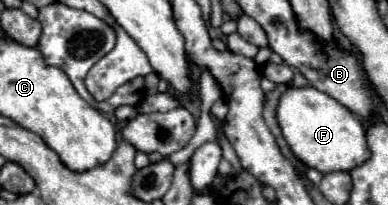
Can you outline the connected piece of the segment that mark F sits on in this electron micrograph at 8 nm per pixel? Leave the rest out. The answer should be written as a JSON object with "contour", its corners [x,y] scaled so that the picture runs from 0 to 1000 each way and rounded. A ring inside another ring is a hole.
{"contour":[[[747,410],[742,439],[722,468],[711,585],[753,751],[784,810],[814,820],[830,849],[871,829],[902,839],[912,810],[928,810],[938,780],[954,771],[943,654],[928,585],[907,546],[897,546],[897,527],[866,507],[866,488],[835,468],[835,449],[804,420],[763,429]]]}

